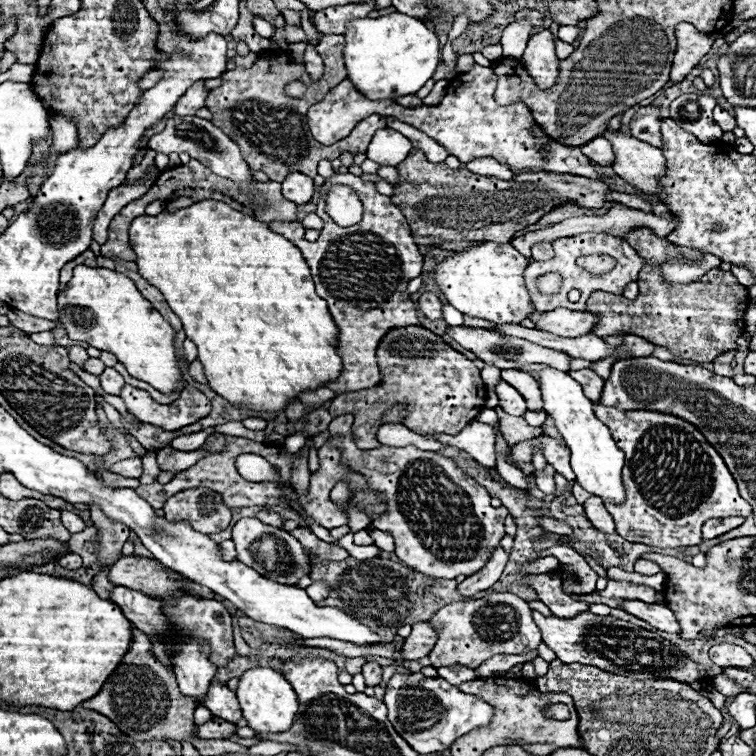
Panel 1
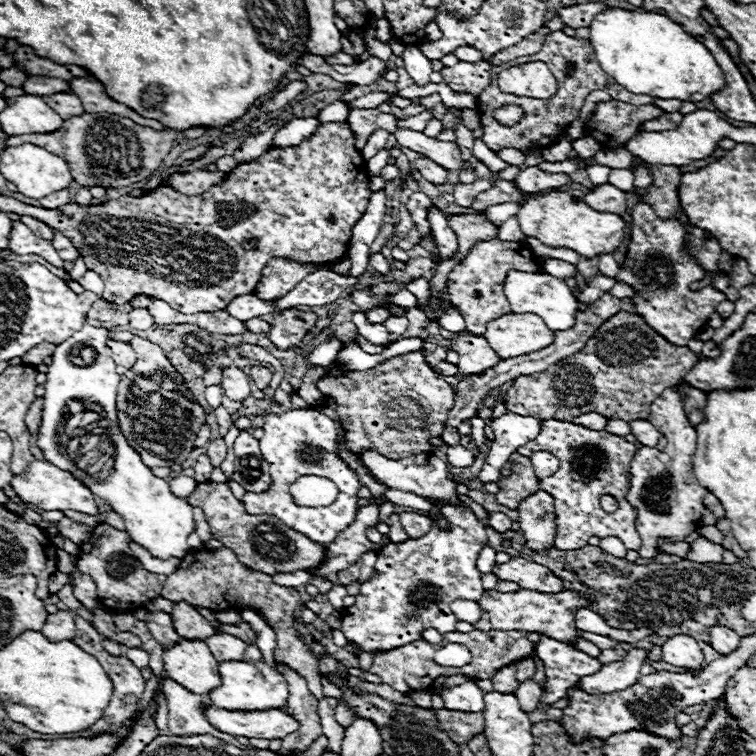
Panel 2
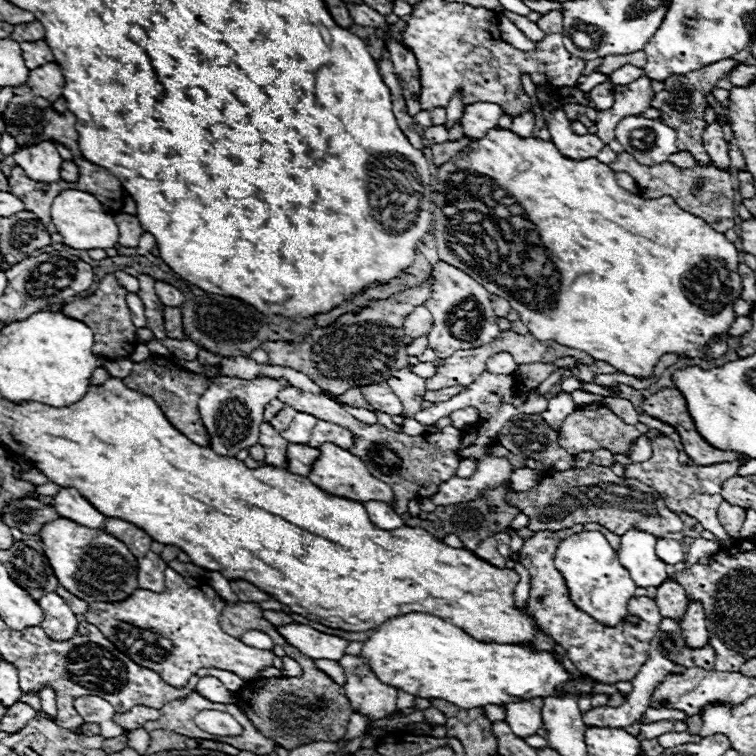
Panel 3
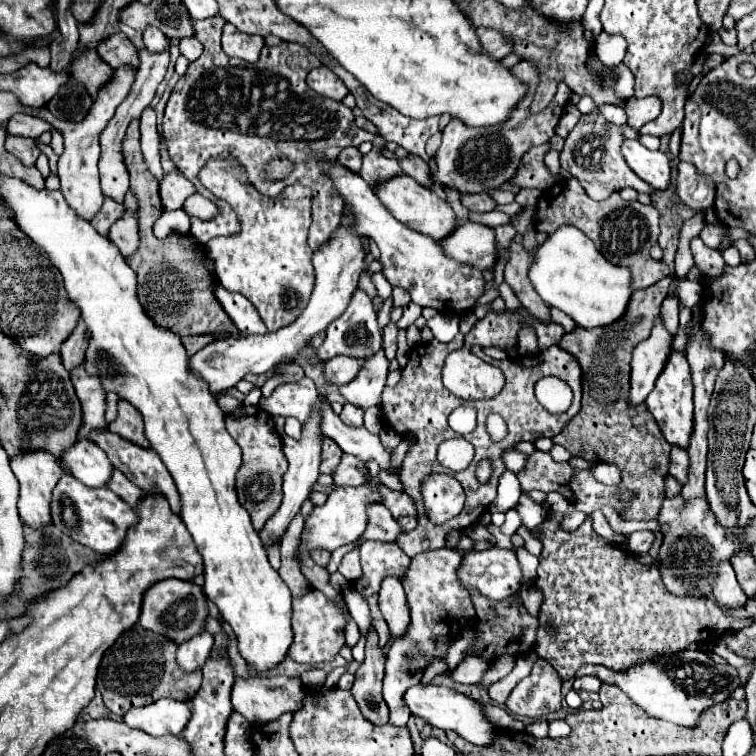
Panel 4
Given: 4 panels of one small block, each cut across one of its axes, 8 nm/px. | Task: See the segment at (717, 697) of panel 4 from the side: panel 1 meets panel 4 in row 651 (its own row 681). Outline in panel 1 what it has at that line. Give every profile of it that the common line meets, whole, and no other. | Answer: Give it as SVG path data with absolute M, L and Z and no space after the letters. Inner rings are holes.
M532 610L532 618L540 628L544 644L554 650L558 660L566 664L580 662L586 666L596 666L604 672L632 678L678 678L690 684L702 680L696 664L688 656L684 656L674 644L660 638L656 632L648 632L636 624L612 616L598 616L590 610L580 612L574 618L542 616L538 610Z

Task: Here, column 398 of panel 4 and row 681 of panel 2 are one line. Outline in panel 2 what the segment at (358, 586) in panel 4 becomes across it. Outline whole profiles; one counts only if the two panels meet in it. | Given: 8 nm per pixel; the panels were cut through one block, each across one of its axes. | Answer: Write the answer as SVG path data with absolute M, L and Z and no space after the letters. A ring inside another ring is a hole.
M542 636L542 640L536 644L536 650L544 662L548 678L546 690L540 698L540 708L564 698L570 686L574 686L580 678L596 673L602 666L596 658L548 636Z

